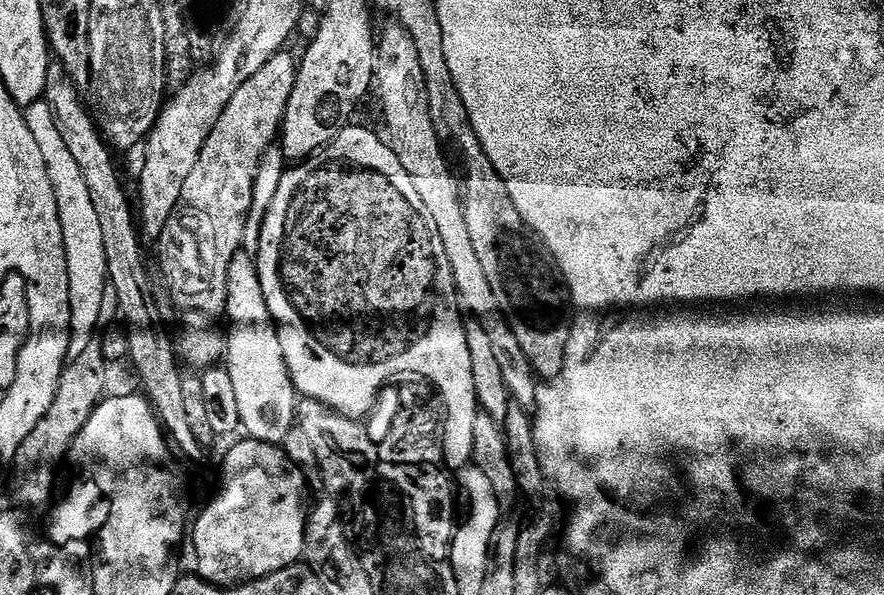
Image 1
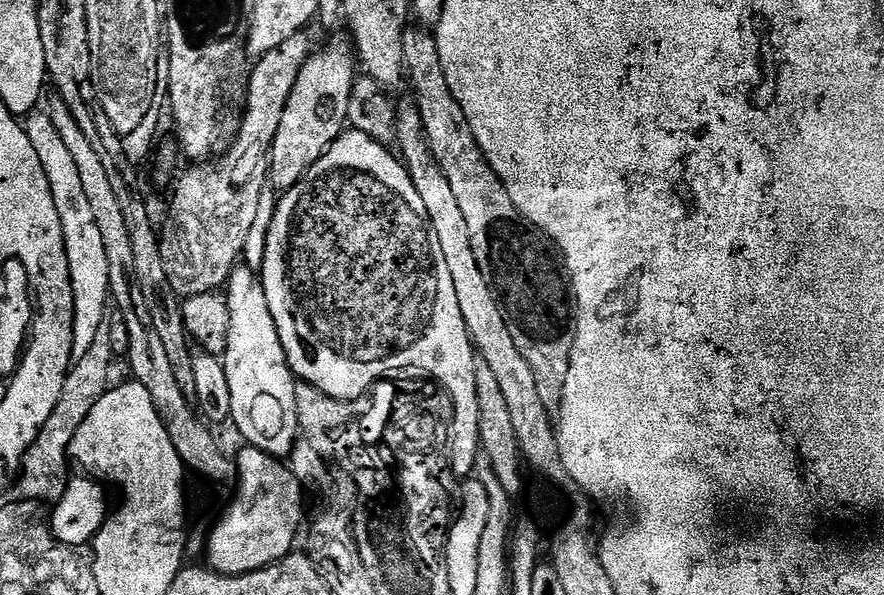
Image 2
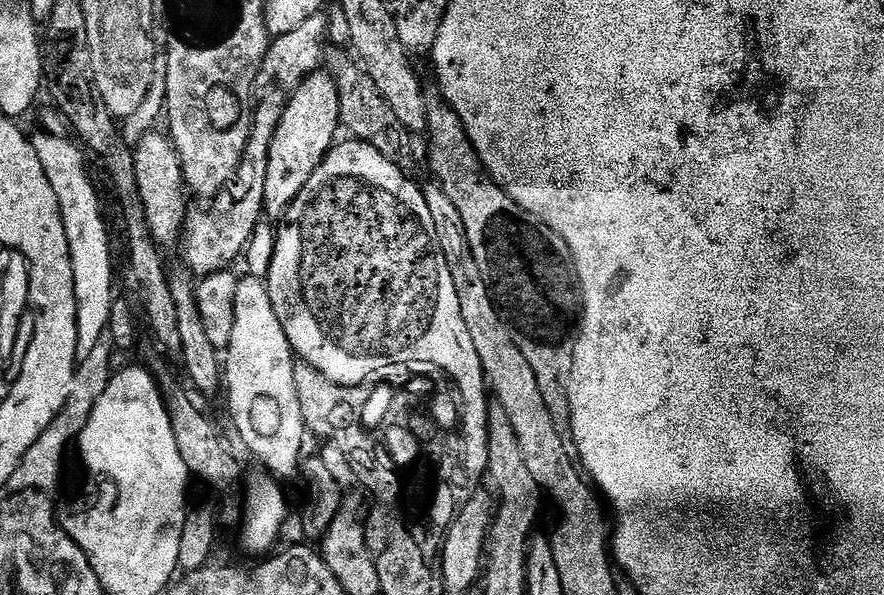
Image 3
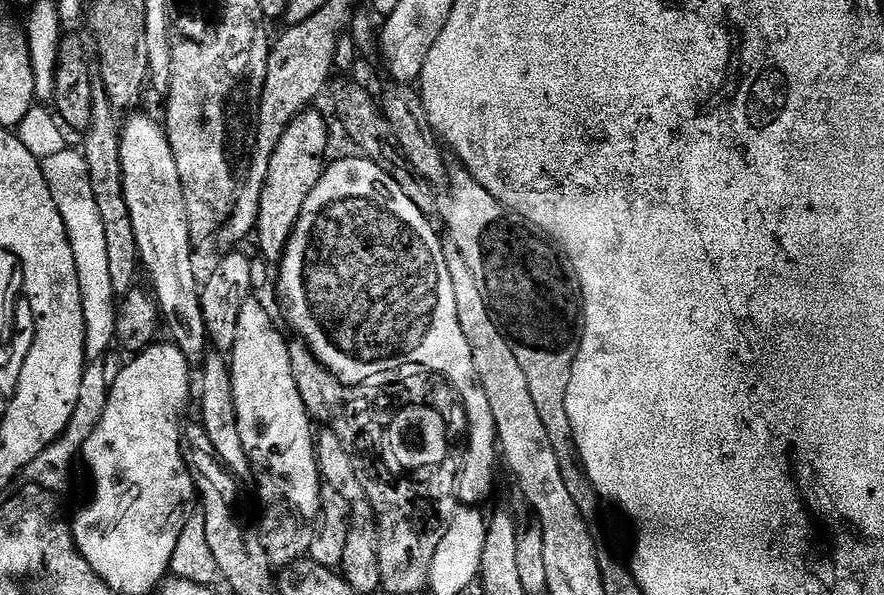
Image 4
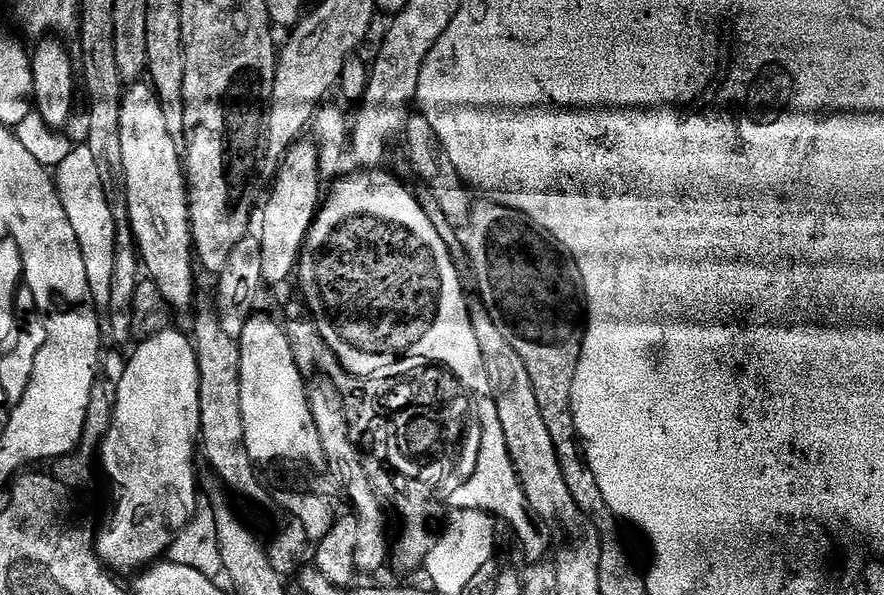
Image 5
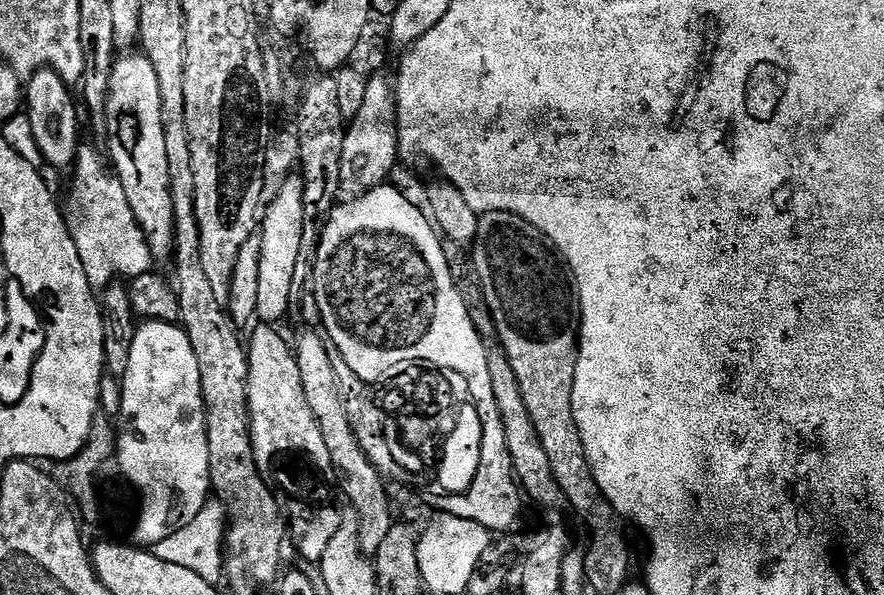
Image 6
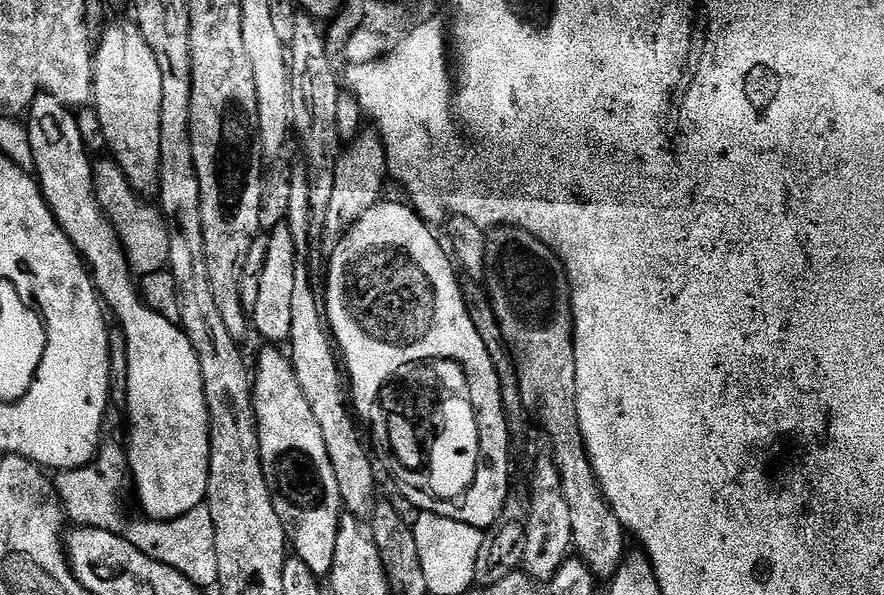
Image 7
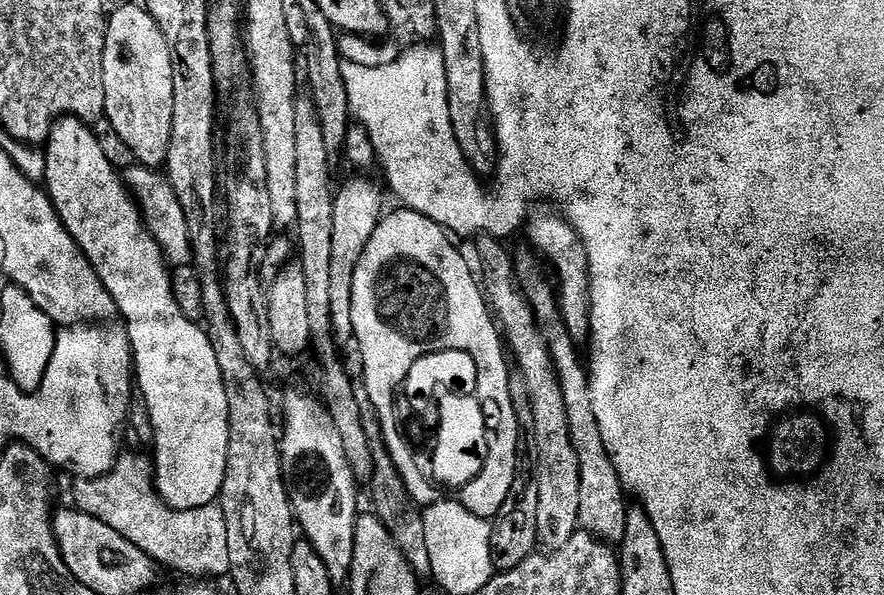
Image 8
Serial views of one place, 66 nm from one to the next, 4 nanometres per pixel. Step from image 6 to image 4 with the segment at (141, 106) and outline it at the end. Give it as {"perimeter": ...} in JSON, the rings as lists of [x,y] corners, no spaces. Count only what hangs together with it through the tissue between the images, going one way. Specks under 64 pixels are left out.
{"perimeter":[[[136,116],[128,125],[123,125],[120,133],[120,160],[123,172],[124,196],[133,222],[134,238],[137,239],[139,263],[143,271],[148,271],[152,279],[151,291],[160,306],[163,327],[169,332],[171,343],[182,350],[189,365],[203,365],[206,345],[209,343],[208,331],[202,318],[200,306],[201,285],[196,284],[196,268],[192,265],[192,235],[186,218],[186,202],[182,198],[182,182],[178,178],[178,166],[168,141],[167,131],[159,123],[155,124],[148,116]]]}

